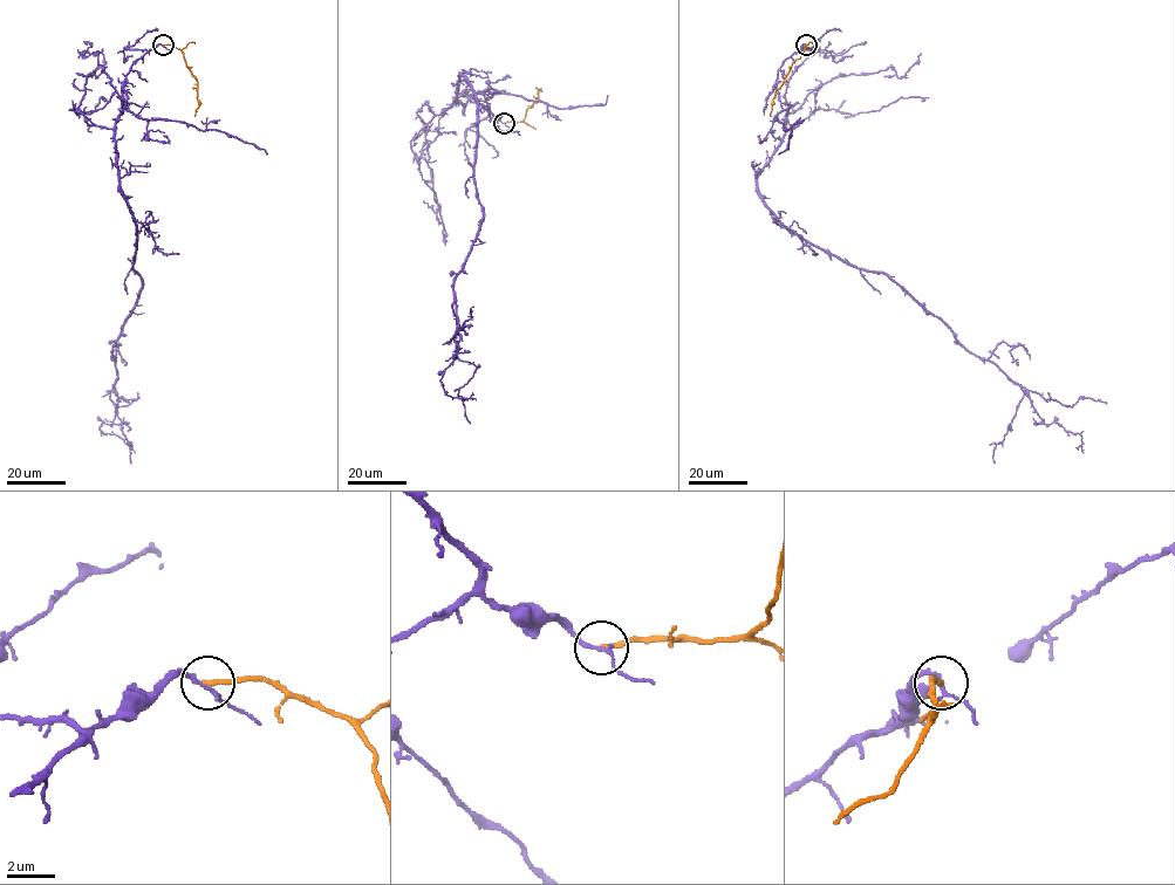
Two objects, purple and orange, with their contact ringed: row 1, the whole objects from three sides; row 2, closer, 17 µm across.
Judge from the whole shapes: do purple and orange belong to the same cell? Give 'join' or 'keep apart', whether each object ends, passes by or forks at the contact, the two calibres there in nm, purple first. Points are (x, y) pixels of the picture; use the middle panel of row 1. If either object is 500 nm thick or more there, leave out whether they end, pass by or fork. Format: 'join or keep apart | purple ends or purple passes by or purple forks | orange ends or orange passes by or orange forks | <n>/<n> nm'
keep apart | purple passes by | orange ends | 140/220 nm

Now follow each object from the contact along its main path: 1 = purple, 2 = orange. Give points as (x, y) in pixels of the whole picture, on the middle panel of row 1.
1: (503, 122), (455, 101), (459, 75), (483, 218), (441, 382), (476, 399)
2: (504, 122), (523, 121), (526, 109), (538, 102), (540, 88), (535, 88)

